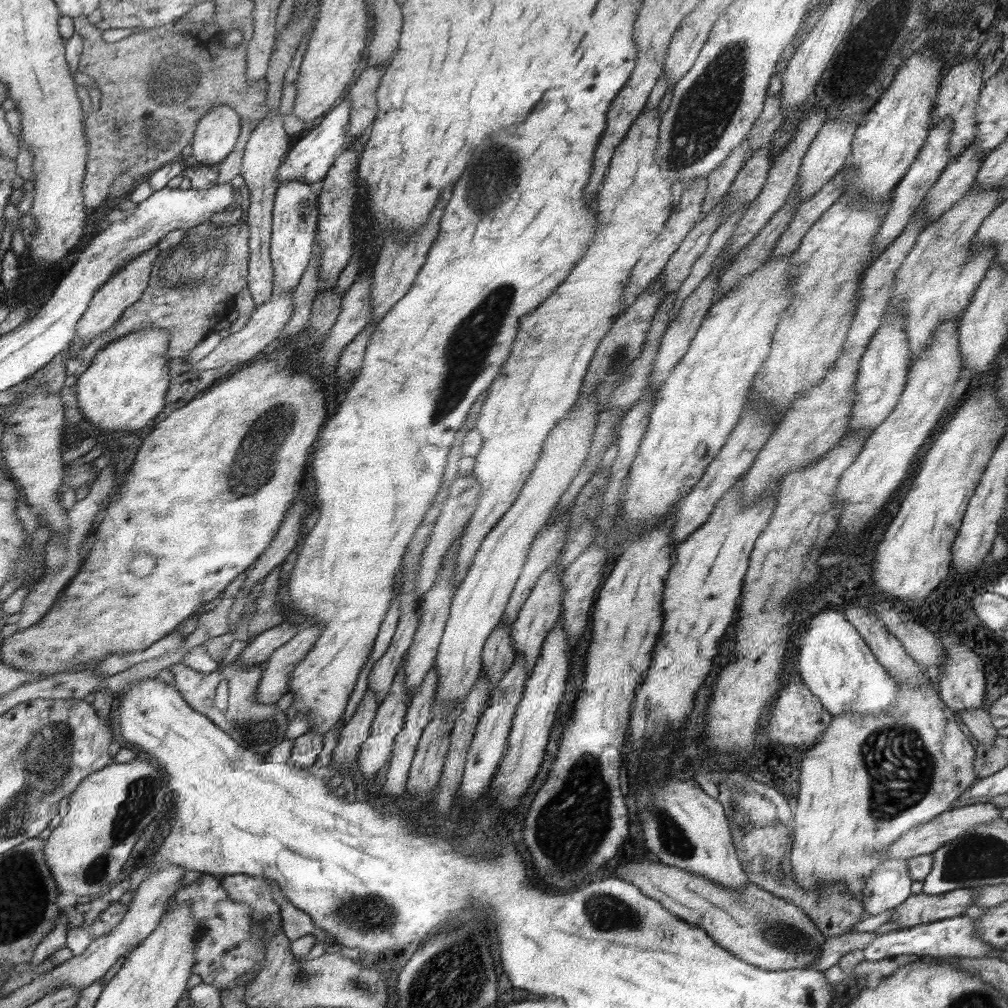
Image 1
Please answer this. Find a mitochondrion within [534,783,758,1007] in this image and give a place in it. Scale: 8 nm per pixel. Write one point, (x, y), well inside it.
(610, 912)

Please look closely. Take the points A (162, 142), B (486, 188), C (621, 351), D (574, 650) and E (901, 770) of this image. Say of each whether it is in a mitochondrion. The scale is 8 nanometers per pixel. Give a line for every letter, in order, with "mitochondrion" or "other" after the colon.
A: mitochondrion
B: mitochondrion
C: mitochondrion
D: other
E: mitochondrion

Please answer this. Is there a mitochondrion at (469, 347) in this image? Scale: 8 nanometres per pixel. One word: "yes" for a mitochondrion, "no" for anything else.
yes

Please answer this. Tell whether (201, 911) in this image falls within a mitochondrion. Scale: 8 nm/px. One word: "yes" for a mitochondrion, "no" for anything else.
no

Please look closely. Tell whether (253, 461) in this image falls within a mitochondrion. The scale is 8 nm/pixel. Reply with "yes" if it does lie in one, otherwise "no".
yes

